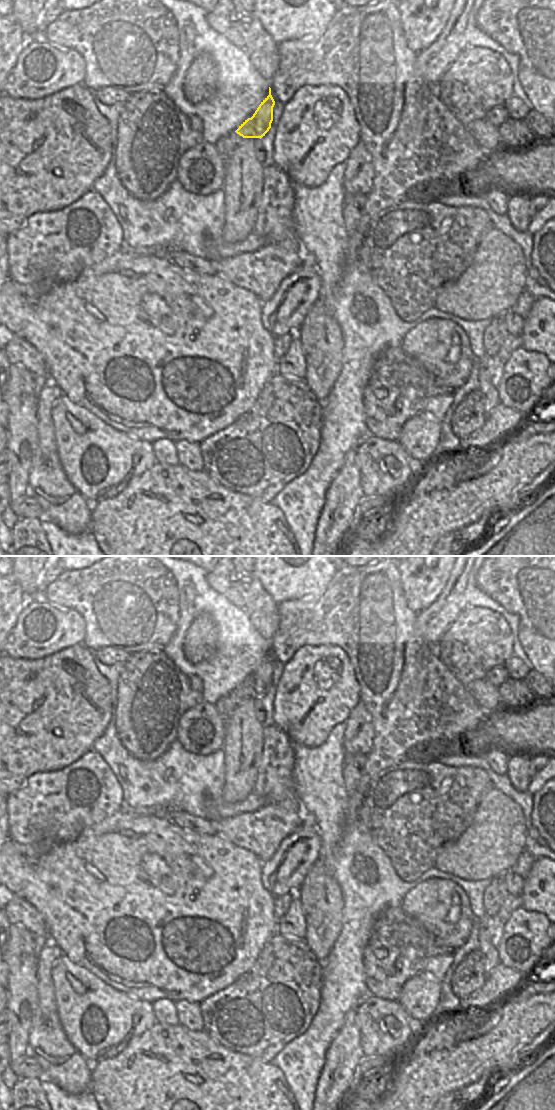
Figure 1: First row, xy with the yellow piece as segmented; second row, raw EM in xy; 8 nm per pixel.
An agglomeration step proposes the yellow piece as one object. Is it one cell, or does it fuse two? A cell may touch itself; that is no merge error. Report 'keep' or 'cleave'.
cleave

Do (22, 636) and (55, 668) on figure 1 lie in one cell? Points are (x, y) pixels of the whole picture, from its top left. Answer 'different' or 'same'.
different

